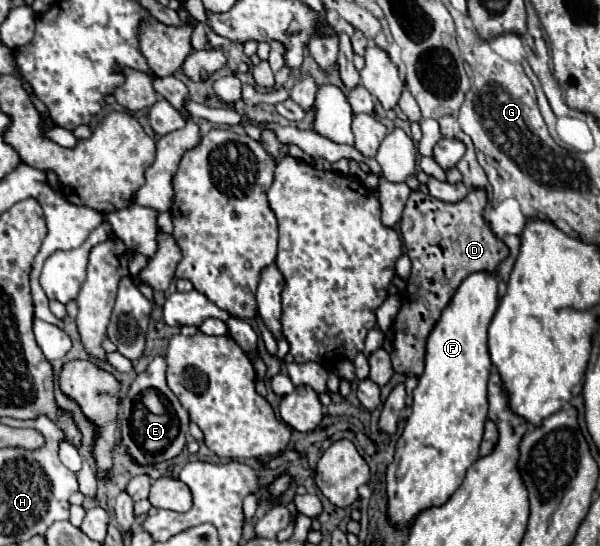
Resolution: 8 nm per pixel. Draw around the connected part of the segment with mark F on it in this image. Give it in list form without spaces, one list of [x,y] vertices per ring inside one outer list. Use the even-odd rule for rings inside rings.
[[[472,273],[462,281],[450,305],[442,311],[440,321],[426,343],[426,369],[418,379],[414,389],[412,415],[406,421],[406,427],[396,441],[394,465],[396,465],[396,489],[394,501],[388,501],[388,517],[396,525],[408,527],[418,513],[444,505],[448,497],[460,487],[460,481],[466,475],[466,469],[478,459],[478,447],[484,433],[484,423],[488,419],[488,401],[486,401],[486,383],[492,369],[488,355],[486,331],[498,307],[498,277],[496,273]]]

